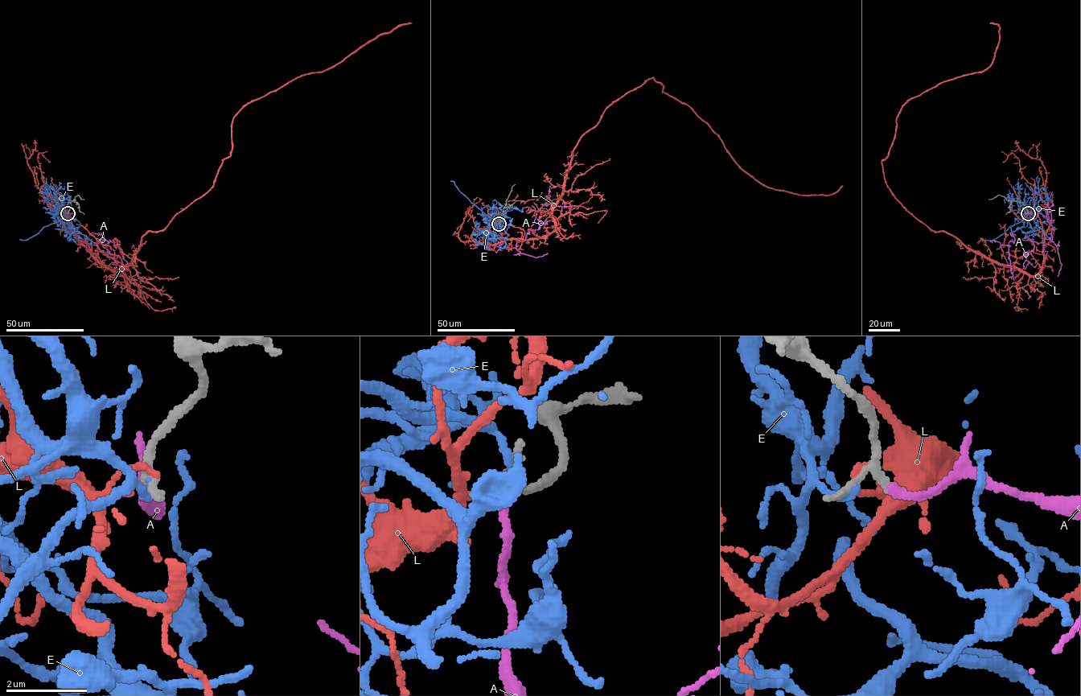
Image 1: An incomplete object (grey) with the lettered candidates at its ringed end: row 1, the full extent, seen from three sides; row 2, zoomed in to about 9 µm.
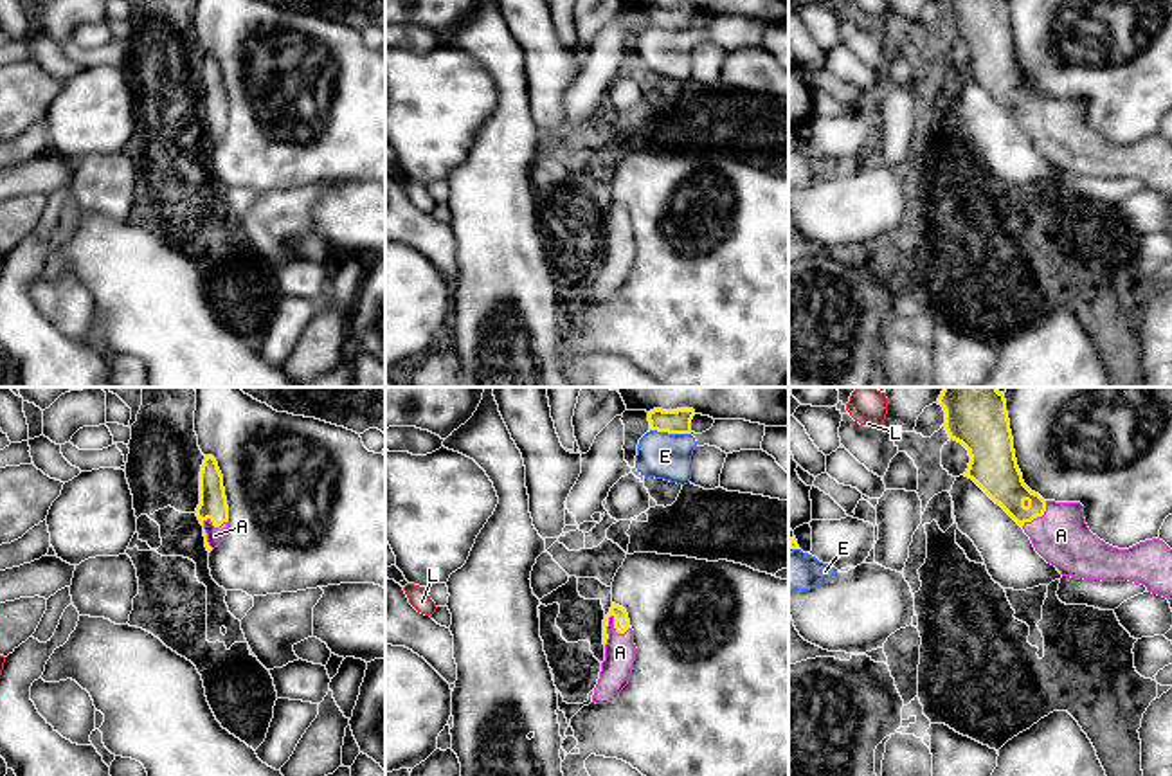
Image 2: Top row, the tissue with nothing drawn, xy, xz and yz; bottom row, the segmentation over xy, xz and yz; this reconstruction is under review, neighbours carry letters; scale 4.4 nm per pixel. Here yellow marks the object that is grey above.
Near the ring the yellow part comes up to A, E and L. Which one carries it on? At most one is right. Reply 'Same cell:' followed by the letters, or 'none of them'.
Same cell: A

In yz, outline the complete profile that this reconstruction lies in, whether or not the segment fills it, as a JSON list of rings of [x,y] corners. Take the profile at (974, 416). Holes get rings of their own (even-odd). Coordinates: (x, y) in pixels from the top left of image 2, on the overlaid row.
[[[943,387],[938,405],[945,411],[945,430],[961,443],[970,456],[965,477],[972,479],[996,504],[999,504],[1030,537],[1035,551],[1062,576],[1134,582],[1149,592],[1172,600],[1172,549],[1159,538],[1118,549],[1093,535],[1080,502],[1044,501],[1032,492],[1017,466],[1005,393],[997,387]]]

